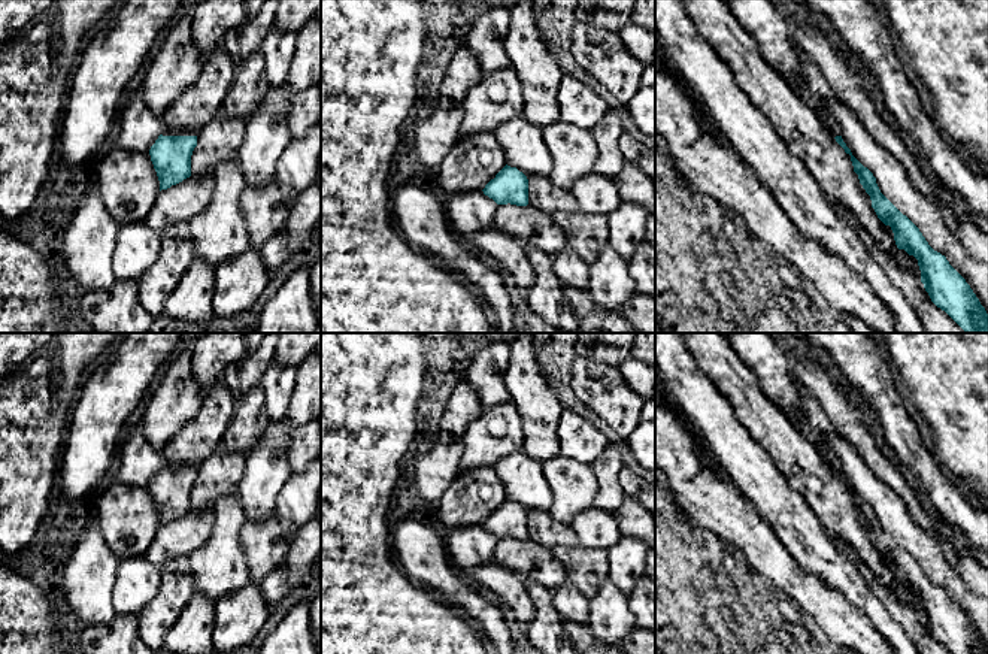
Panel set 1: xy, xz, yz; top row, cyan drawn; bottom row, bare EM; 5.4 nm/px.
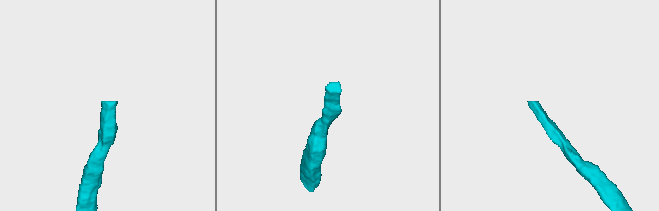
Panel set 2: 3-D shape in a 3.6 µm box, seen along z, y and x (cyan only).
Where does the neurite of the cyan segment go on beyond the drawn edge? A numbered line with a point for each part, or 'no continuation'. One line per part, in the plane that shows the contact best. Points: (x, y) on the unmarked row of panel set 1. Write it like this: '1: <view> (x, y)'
1: xy (164, 466)

